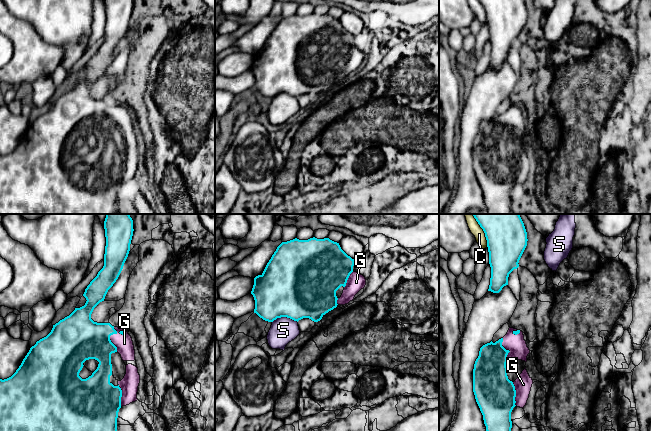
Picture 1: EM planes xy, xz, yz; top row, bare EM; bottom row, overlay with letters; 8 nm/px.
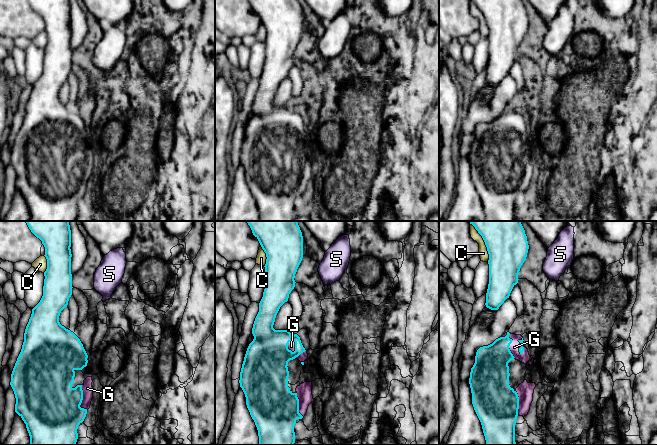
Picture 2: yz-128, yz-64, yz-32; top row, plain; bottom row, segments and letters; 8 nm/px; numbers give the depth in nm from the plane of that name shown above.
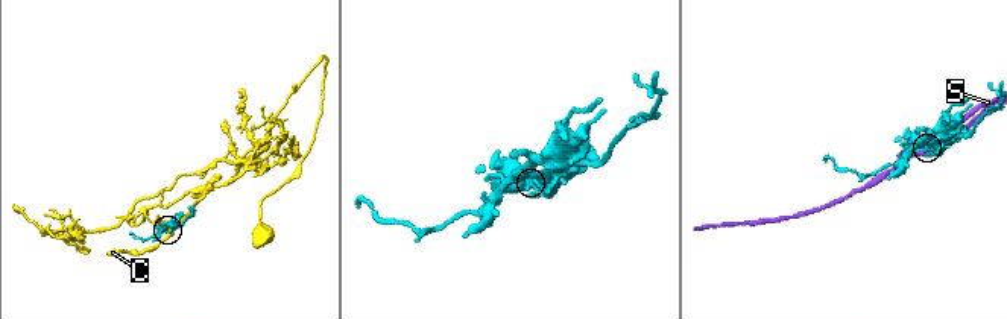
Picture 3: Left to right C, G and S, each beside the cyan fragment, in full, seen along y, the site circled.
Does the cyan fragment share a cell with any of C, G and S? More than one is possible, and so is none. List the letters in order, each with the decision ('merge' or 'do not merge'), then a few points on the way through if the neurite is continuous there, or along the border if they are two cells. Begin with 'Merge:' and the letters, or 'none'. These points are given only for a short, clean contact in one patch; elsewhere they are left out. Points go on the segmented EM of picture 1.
Merge: G
C: do not merge
G: merge
S: do not merge

